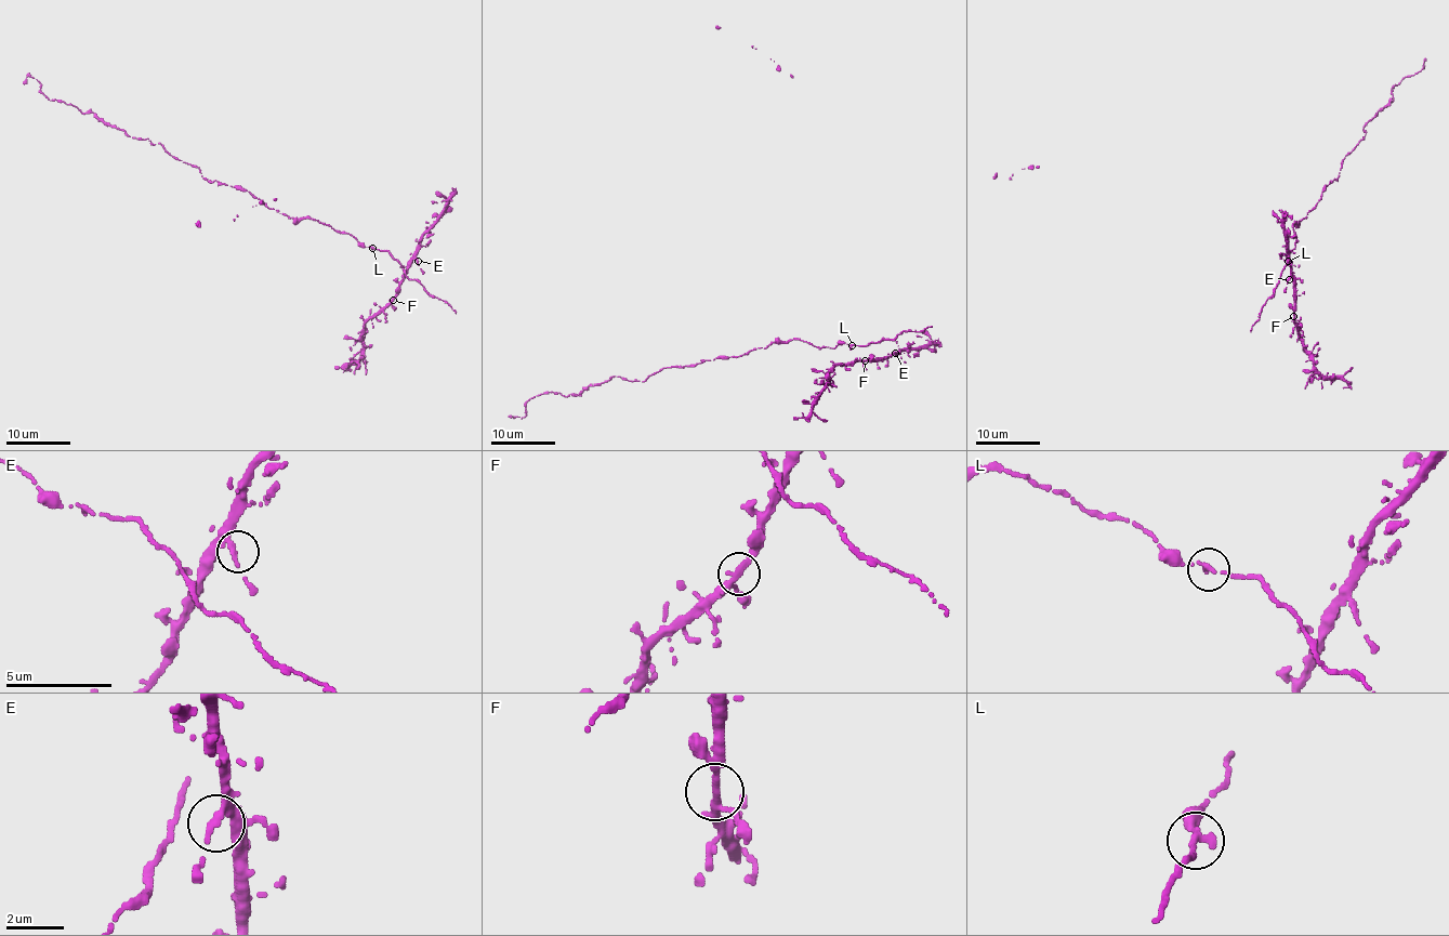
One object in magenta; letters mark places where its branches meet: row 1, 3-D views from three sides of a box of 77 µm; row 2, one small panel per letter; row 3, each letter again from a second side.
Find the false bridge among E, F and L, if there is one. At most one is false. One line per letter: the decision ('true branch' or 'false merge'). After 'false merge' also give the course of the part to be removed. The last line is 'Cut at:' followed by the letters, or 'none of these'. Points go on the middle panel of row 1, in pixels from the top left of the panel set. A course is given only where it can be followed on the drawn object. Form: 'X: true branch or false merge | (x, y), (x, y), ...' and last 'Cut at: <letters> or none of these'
E: true branch
F: true branch
L: true branch
Cut at: none of these

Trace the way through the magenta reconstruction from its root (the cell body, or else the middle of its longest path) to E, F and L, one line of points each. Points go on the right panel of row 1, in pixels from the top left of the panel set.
E: (1302, 219), (1292, 224), (1296, 236), (1294, 249), (1287, 258), (1273, 294), (1283, 292), (1289, 279)
F: (1302, 219), (1292, 224), (1294, 249), (1273, 294), (1283, 292), (1288, 279), (1293, 278), (1293, 316)
L: (1302, 219), (1292, 224), (1296, 240), (1288, 261)

